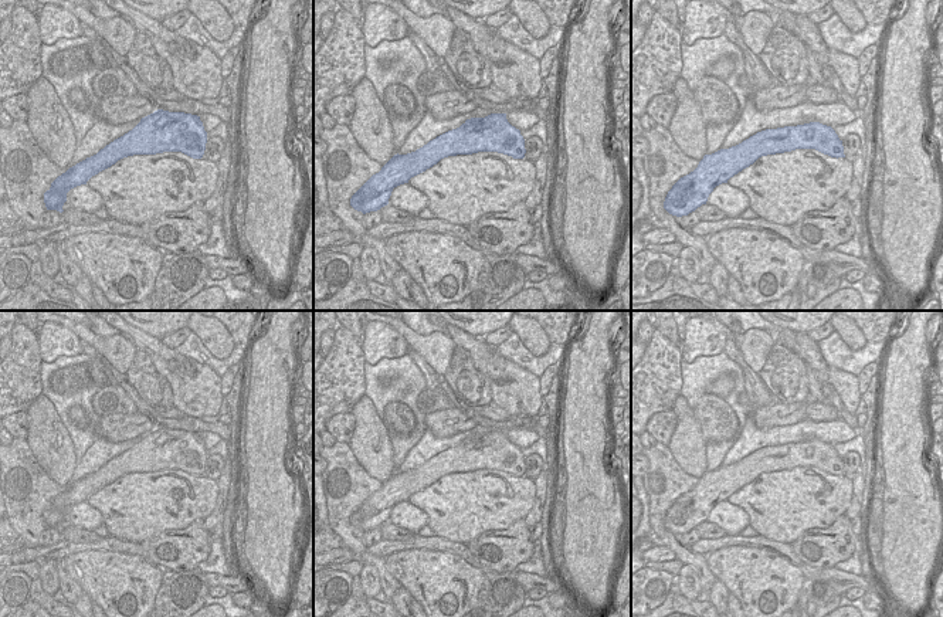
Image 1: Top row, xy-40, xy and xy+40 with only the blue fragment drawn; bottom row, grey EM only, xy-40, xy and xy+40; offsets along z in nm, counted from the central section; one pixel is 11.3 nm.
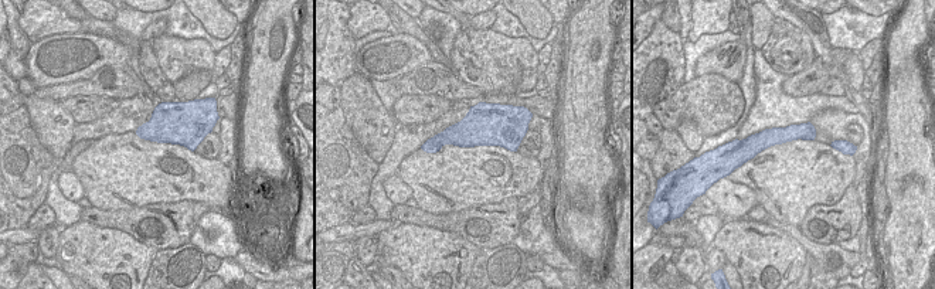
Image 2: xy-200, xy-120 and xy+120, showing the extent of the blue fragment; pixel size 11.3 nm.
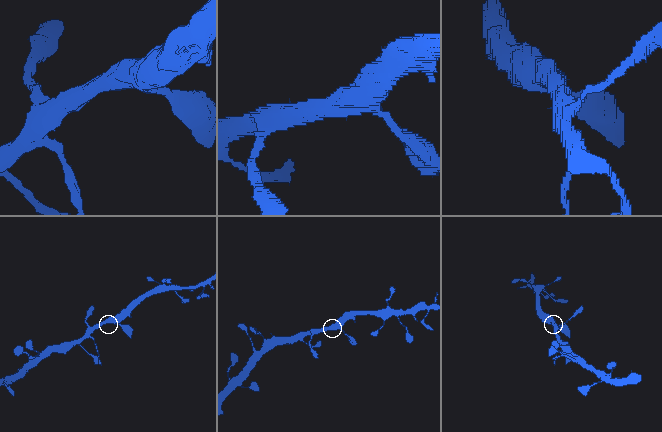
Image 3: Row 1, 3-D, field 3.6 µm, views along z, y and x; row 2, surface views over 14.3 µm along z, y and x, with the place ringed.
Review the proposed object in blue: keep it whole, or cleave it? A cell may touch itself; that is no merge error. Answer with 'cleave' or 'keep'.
keep

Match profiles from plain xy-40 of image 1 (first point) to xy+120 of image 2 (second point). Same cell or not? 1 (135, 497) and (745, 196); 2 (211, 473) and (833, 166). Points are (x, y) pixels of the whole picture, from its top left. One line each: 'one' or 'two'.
1: two
2: two

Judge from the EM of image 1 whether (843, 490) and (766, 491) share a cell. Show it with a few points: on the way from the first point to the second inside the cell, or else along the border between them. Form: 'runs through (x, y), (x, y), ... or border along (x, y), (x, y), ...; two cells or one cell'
runs through (824, 505), (814, 499), (784, 499); one cell

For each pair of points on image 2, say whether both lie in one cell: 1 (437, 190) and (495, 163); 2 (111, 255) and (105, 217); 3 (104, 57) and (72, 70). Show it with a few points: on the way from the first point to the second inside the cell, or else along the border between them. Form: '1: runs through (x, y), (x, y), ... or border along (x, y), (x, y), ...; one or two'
1: runs through (451, 180), (480, 174); one
2: border along (81, 220), (102, 227), (119, 228), (138, 240); two
3: runs through (97, 60), (82, 60), (80, 63); one

